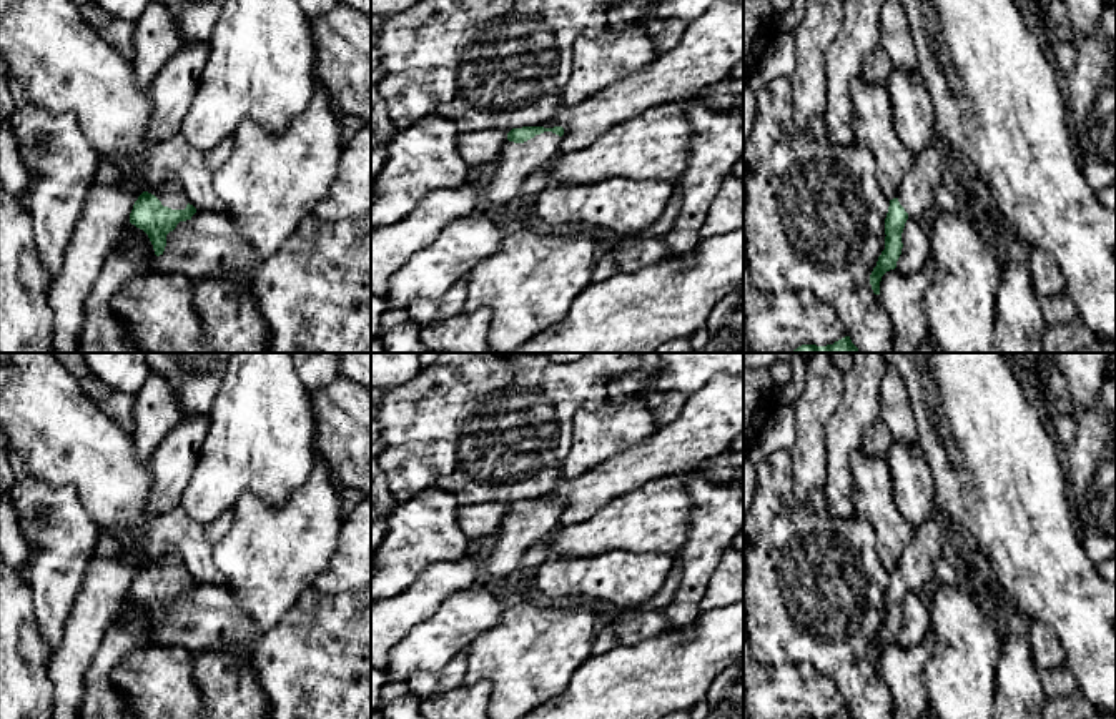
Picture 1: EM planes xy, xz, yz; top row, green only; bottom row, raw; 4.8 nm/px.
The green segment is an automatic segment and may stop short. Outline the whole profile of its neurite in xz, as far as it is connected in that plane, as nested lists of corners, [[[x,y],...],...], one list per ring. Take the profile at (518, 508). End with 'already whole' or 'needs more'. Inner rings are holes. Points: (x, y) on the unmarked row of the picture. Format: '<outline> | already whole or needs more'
[[[562,499],[512,501],[507,506],[509,514],[502,519],[492,549],[482,559],[486,581],[494,586],[512,583],[526,551],[557,531],[562,508]]] | needs more

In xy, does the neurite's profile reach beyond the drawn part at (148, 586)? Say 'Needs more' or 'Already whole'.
Needs more

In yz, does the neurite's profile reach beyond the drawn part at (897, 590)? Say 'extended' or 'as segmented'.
extended

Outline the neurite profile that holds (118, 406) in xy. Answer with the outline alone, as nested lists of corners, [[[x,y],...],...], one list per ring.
[[[111,393],[106,399],[96,401],[96,406],[118,426],[133,433],[135,429],[135,396]]]

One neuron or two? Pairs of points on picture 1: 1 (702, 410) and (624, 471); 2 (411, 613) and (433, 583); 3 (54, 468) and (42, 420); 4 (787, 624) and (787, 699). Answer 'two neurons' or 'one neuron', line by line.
1: one neuron
2: one neuron
3: one neuron
4: two neurons

